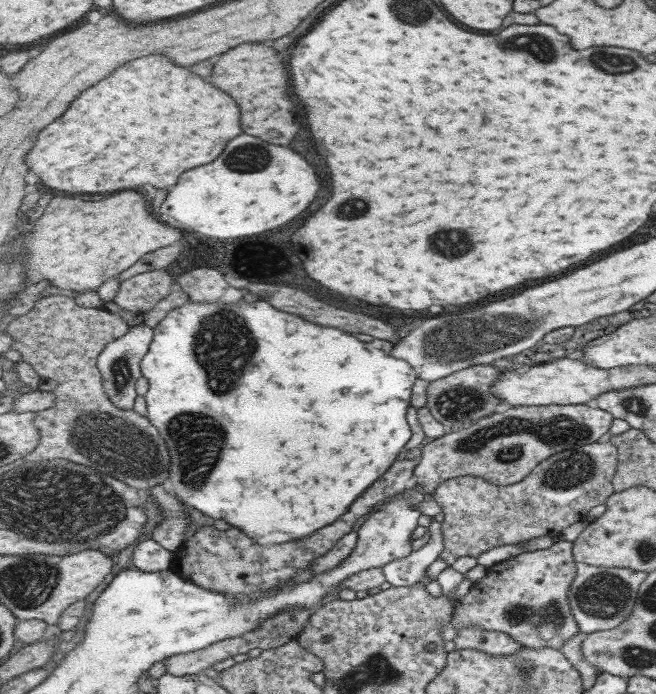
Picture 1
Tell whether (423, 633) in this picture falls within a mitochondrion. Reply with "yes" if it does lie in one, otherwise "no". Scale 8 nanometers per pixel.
no

